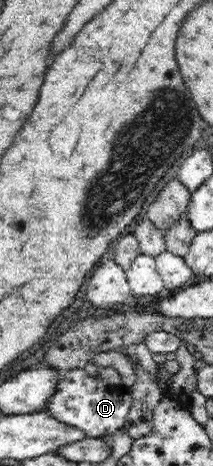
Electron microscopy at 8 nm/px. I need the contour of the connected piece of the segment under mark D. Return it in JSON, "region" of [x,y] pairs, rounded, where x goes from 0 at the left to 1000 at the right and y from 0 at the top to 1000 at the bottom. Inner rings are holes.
{"region":[[[272,794],[277,824],[202,882],[268,895],[305,910],[399,925],[408,938],[479,938],[582,918],[620,858],[606,830],[493,822],[474,809],[418,807],[399,794]]]}

